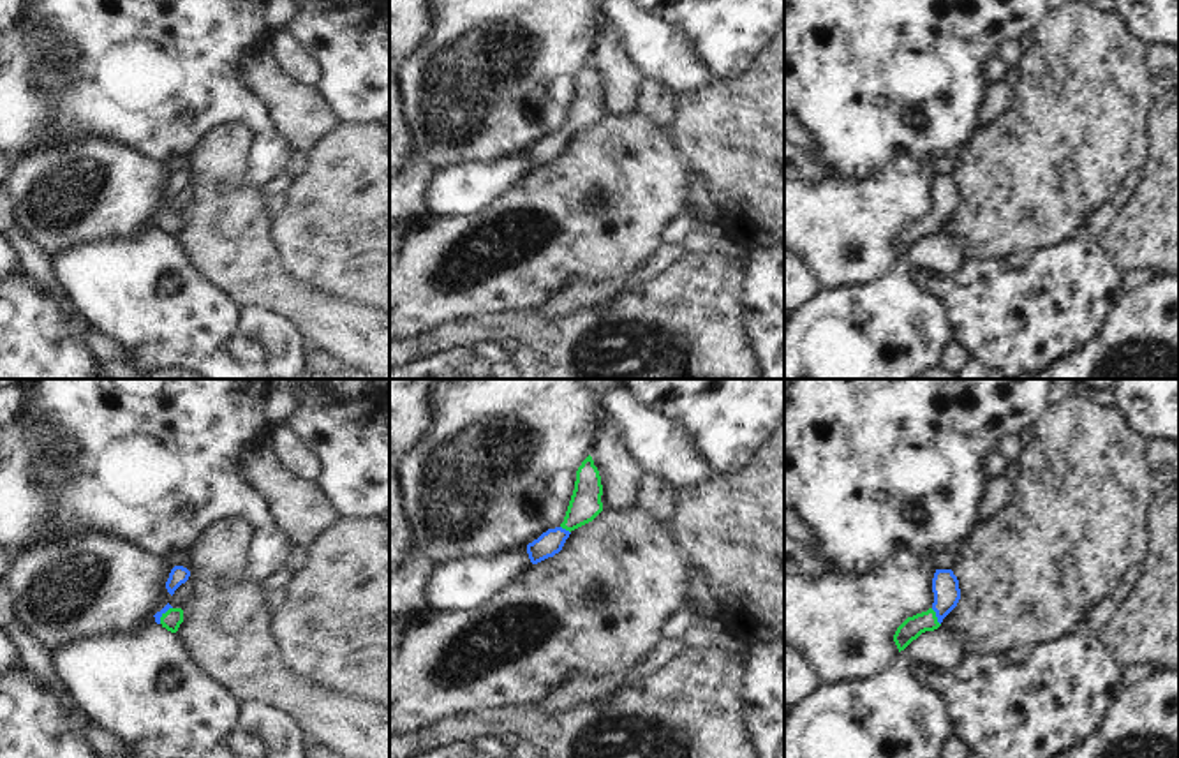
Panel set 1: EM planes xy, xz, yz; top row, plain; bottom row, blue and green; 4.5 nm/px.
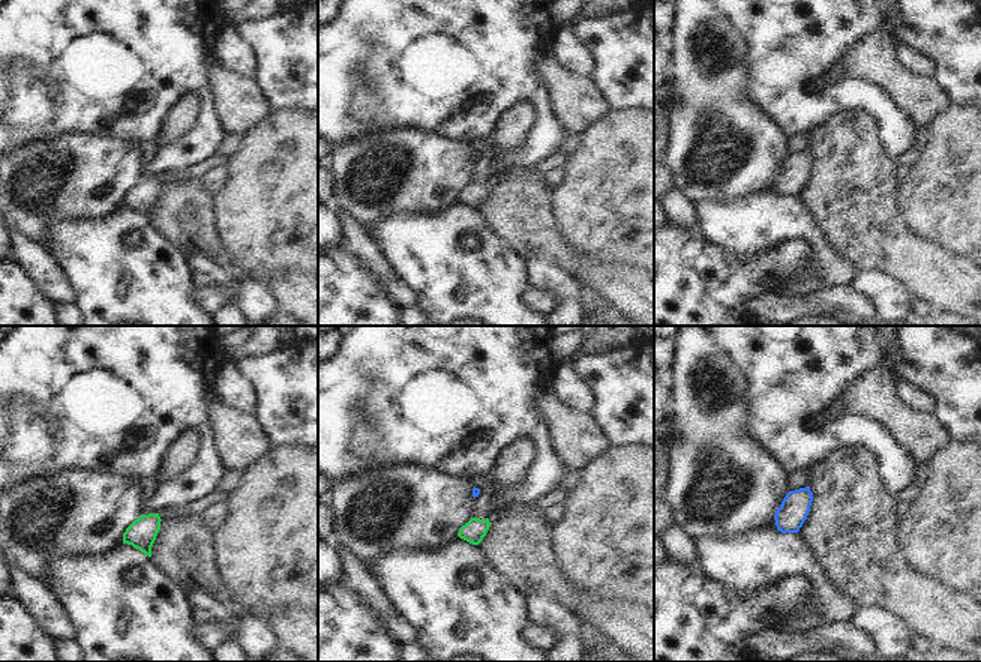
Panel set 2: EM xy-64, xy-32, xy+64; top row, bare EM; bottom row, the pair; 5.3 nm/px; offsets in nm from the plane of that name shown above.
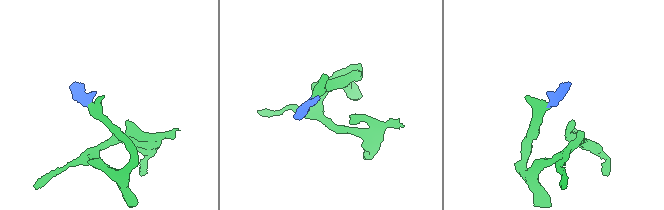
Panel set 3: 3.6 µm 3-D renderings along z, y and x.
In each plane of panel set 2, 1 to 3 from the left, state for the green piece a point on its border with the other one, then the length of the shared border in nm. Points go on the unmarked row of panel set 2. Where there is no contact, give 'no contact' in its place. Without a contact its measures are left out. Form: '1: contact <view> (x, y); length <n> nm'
1: no contact
2: no contact
3: no contact

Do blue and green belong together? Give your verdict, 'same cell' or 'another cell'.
same cell

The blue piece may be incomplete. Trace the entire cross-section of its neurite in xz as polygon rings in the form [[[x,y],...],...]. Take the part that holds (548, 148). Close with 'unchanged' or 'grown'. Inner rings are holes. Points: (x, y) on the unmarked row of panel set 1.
[[[589,60],[576,76],[575,95],[564,122],[564,127],[543,137],[538,145],[527,150],[527,159],[532,169],[559,159],[569,139],[592,127],[603,116],[603,90],[597,72]]]; grown

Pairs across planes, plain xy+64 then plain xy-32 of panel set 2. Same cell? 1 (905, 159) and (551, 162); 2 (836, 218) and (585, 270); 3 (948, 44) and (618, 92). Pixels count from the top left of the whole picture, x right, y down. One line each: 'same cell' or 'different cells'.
1: same cell
2: same cell
3: same cell

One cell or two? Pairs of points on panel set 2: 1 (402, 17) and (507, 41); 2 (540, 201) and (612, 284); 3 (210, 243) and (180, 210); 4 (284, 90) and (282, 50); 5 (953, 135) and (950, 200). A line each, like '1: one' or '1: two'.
1: one
2: one
3: one
4: one
5: one

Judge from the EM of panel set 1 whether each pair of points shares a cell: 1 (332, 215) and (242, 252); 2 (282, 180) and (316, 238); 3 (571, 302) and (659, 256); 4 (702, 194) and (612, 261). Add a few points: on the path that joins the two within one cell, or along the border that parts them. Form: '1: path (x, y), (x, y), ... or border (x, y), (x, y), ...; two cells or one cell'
1: border (270, 219), (272, 247), (279, 265), (291, 277); two cells
2: border (293, 178), (284, 194); two cells
3: path (594, 293), (638, 277); one cell
4: border (682, 163), (686, 170), (686, 200), (689, 203); two cells

